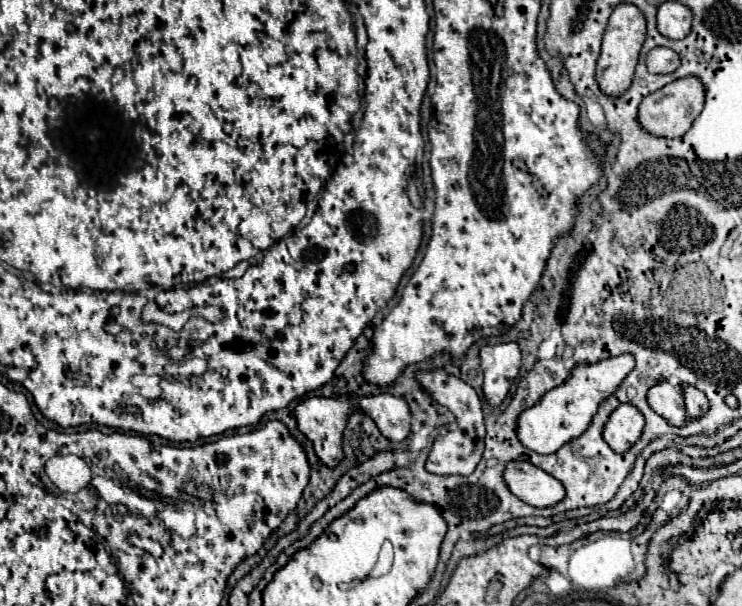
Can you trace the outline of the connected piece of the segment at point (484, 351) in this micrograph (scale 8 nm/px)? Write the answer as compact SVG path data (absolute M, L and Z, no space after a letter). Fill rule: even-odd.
M516 342L486 344L480 348L480 364L486 384L494 388L494 404L500 404L520 370L520 348Z

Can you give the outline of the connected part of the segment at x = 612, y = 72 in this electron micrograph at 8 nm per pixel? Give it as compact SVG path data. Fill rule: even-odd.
M620 4L608 20L608 28L602 42L602 54L596 66L596 82L606 96L618 98L630 88L634 78L634 68L638 62L638 52L640 46L644 44L644 38L646 38L646 22L640 10L632 4Z

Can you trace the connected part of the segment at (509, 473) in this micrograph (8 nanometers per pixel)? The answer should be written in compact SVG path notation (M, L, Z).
M524 460L506 464L504 482L514 496L530 506L554 506L564 498L564 486L556 478Z

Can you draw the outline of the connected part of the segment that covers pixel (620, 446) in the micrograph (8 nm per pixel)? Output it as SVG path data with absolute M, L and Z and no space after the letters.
M620 404L604 424L604 442L614 452L628 450L642 434L644 416L632 404Z

